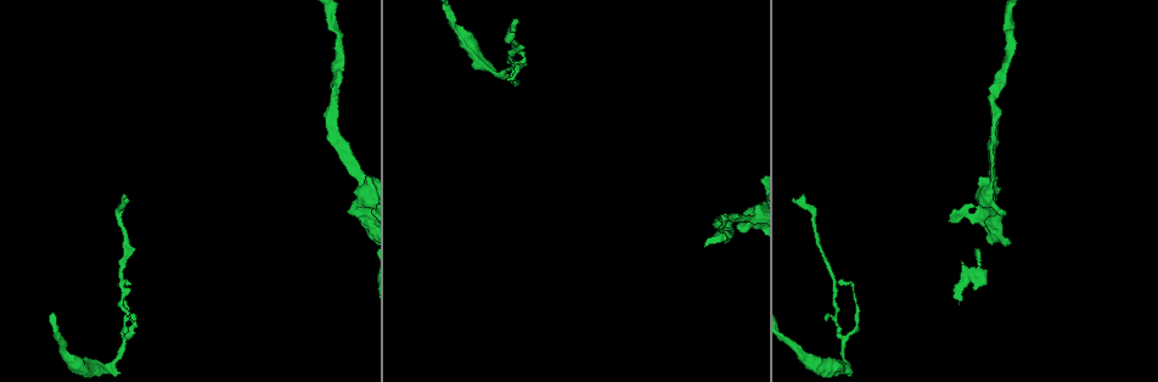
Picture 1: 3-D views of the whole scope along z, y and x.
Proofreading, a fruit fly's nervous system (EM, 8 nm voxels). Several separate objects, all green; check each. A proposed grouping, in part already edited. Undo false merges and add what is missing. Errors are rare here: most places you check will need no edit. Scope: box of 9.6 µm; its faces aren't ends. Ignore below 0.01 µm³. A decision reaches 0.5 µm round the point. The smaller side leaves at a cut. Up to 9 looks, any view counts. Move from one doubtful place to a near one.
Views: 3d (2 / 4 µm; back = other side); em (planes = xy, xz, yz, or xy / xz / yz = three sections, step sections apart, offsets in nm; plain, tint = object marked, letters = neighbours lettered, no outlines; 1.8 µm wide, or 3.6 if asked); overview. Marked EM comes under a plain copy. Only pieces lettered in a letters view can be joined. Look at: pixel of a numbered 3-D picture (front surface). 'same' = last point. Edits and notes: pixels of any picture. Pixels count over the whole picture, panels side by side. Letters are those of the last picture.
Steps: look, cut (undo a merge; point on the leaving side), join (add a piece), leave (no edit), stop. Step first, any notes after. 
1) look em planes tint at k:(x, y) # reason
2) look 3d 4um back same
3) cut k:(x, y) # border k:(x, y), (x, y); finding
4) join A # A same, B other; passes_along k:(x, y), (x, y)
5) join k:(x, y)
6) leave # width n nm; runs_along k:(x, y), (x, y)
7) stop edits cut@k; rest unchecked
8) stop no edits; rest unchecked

look 3d 2um back at 1:(837, 325) # sharp bend

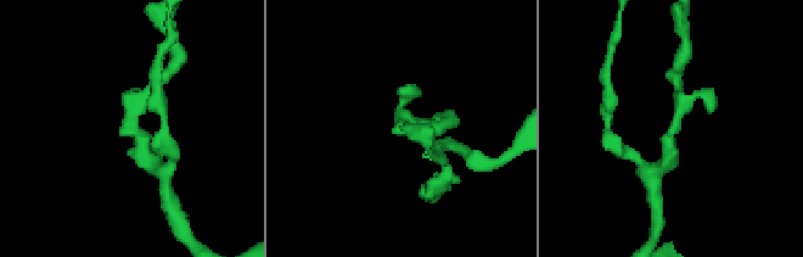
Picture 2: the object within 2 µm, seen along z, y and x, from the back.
look em xy step 16 letters at 2:(132, 129)

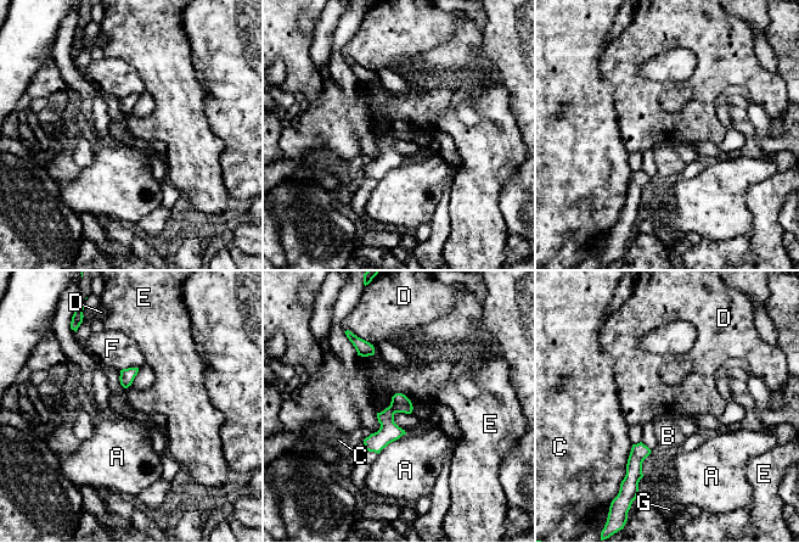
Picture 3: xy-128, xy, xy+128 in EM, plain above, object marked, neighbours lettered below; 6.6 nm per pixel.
leave # width 120 nm; A other, B other, C other, D other, E other, F other, G other; border 3:(355, 334), (373, 347), (372, 356); all the same neuron

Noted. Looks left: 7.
look 3d 2um at 1:(454, 23)

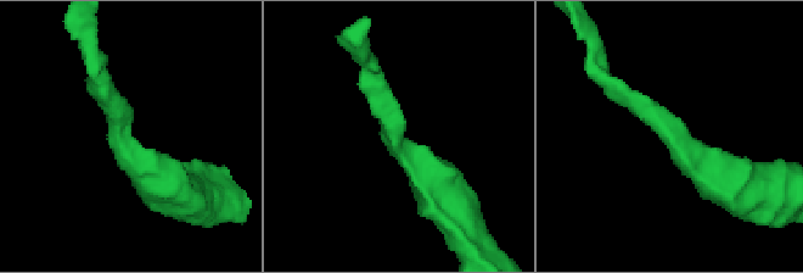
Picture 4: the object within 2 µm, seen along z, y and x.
look em planes letters at 4:(673, 130) # need the tissue

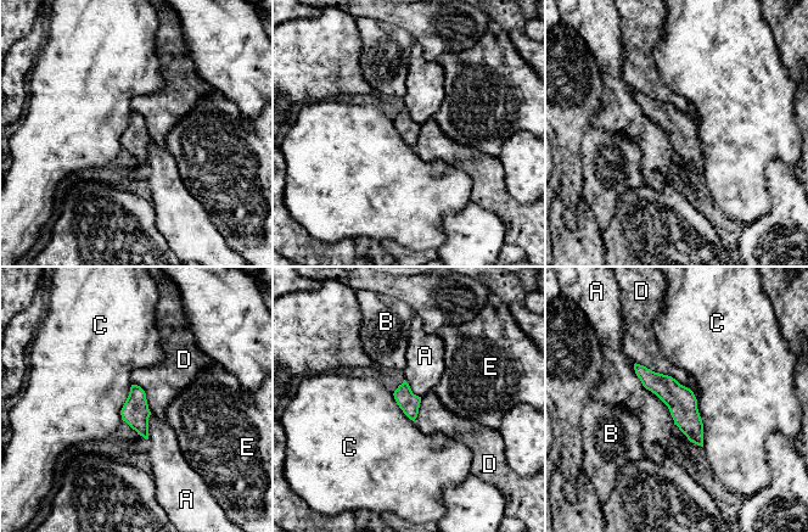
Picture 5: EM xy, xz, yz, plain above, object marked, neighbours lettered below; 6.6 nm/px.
leave # A other, B other, C other, D other, E other; runs_along 5:(637, 367), (684, 410), (700, 442); one neuron here

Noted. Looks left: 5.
look em yz step 16 letters at 1:(126, 201) # long arm stops here

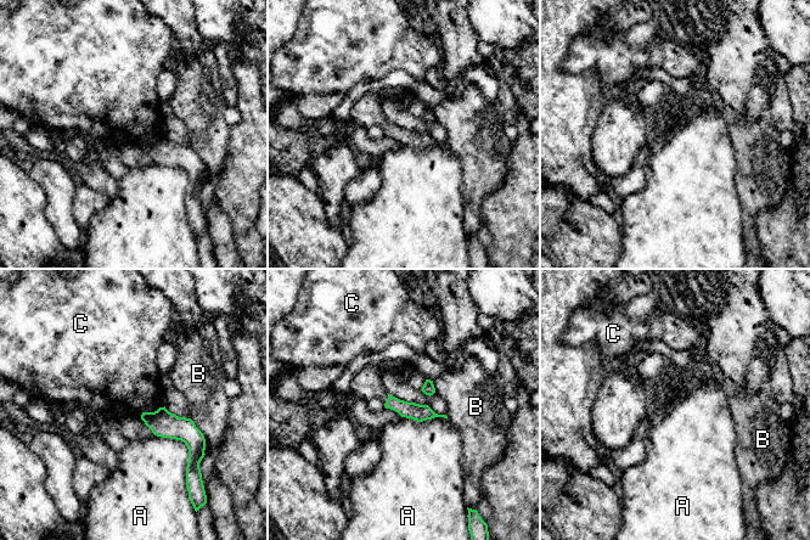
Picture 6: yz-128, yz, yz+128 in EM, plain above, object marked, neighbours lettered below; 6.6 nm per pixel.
leave # A other, B other, C other; runs_along 6:(388, 404), (431, 415); none of them fits

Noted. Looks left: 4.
look 3d 2um at 1:(353, 209) # branch stops here

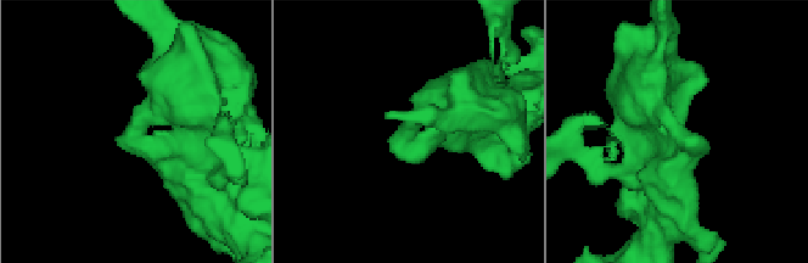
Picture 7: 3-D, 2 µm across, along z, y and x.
look em planes letters at 7:(703, 136)

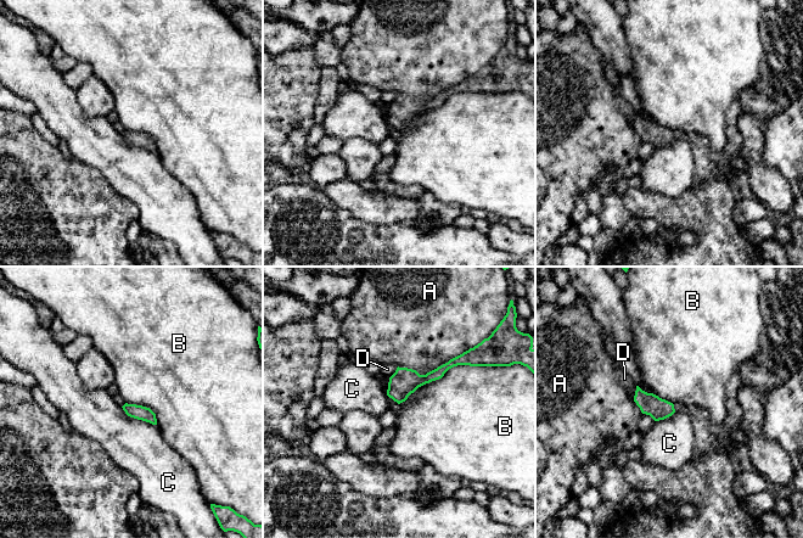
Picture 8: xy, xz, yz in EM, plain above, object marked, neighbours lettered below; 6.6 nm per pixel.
leave # A other, B other, C other, D other; runs_along 8:(459, 362), (389, 392); no lettered piece goes on from it

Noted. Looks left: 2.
stop no edits; rest unchecked

